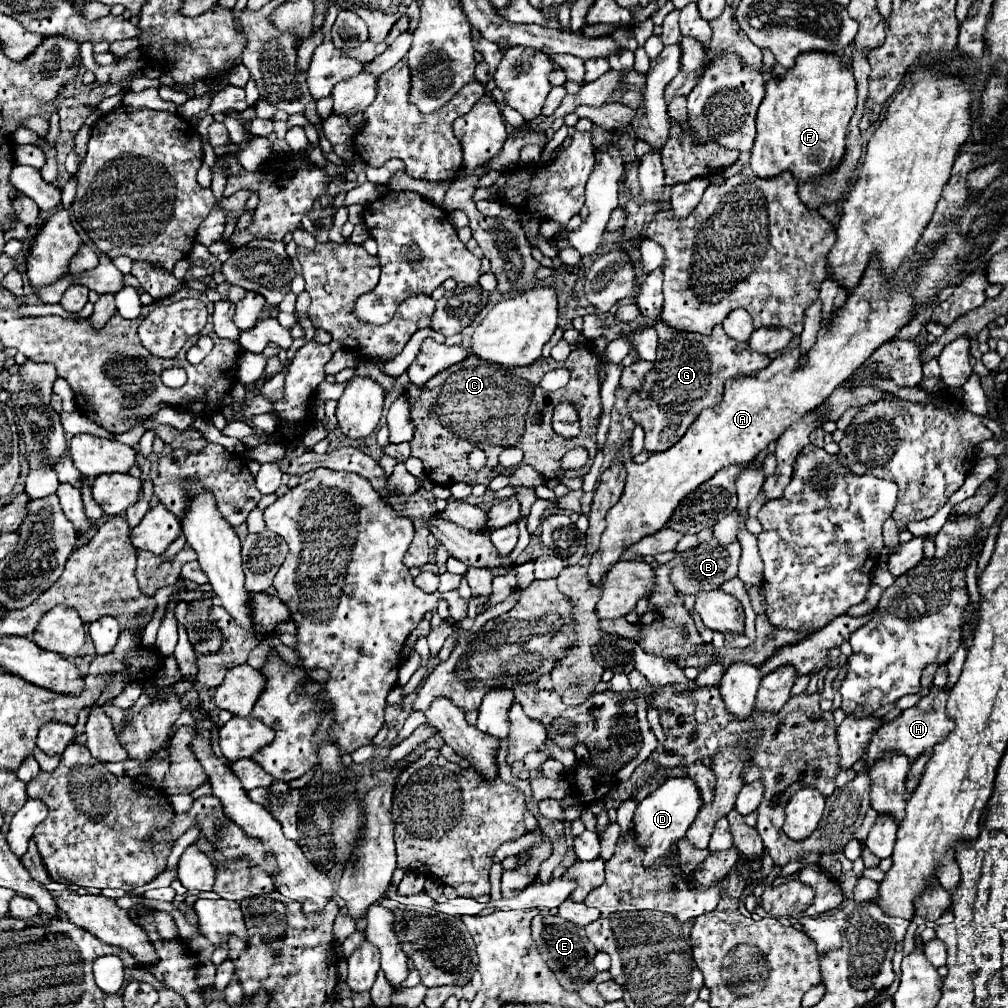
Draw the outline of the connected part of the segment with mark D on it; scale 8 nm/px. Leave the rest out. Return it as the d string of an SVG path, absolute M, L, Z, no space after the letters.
M686 776L686 778L668 778L656 792L646 796L636 812L634 812L634 840L636 844L644 850L644 866L652 864L672 864L672 856L678 854L676 844L682 840L694 822L698 810L702 806L700 792L696 784Z

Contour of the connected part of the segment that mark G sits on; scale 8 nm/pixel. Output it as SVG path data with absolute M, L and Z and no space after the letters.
M660 318L656 320L654 328L660 344L652 372L648 372L644 378L640 392L628 396L626 406L634 424L642 426L646 432L644 450L648 454L672 448L686 434L700 410L720 402L722 386L728 378L762 370L772 362L770 356L750 350L748 342L728 338L722 324L714 326L712 334L708 336L698 332L676 332L676 328L668 328Z

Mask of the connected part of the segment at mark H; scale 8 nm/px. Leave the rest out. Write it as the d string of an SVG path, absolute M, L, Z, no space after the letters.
M962 640L958 652L956 652L956 654L950 658L950 662L946 664L946 666L950 668L950 678L952 678L952 680L948 680L946 688L932 688L926 696L922 696L922 698L918 700L918 704L914 704L914 706L908 708L908 710L902 710L902 714L900 714L896 720L892 720L892 722L880 726L880 728L876 730L876 734L872 736L870 744L868 744L866 762L864 762L864 758L862 758L862 760L858 760L852 768L854 768L856 772L868 770L882 754L886 754L886 752L890 752L890 750L900 750L900 752L904 752L910 760L914 760L914 758L918 758L922 752L932 750L934 744L938 744L942 738L946 738L946 736L952 732L952 728L954 728L954 722L952 722L950 716L946 714L946 700L948 700L948 692L952 690L952 684L960 678L964 660L966 660L966 650L964 650L964 640Z

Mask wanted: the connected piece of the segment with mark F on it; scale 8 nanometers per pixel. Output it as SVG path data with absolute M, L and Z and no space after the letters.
M806 52L792 70L766 82L766 96L756 114L756 140L750 168L760 178L774 178L790 170L798 182L816 180L832 172L844 152L848 122L856 108L856 82L840 56Z

